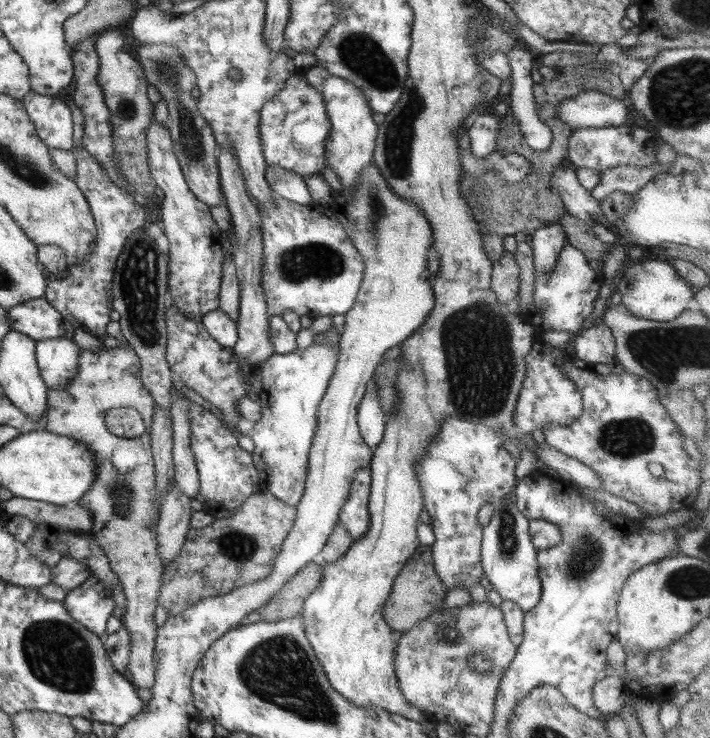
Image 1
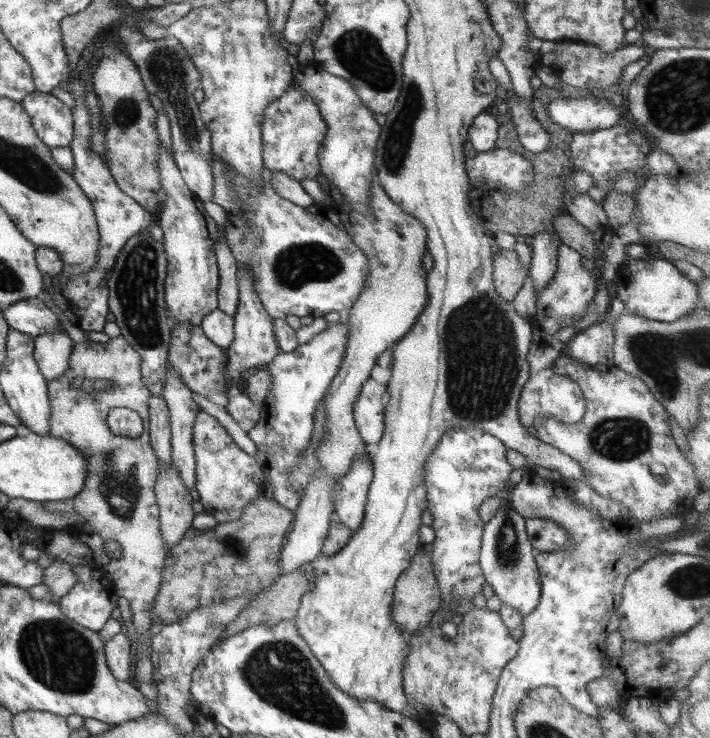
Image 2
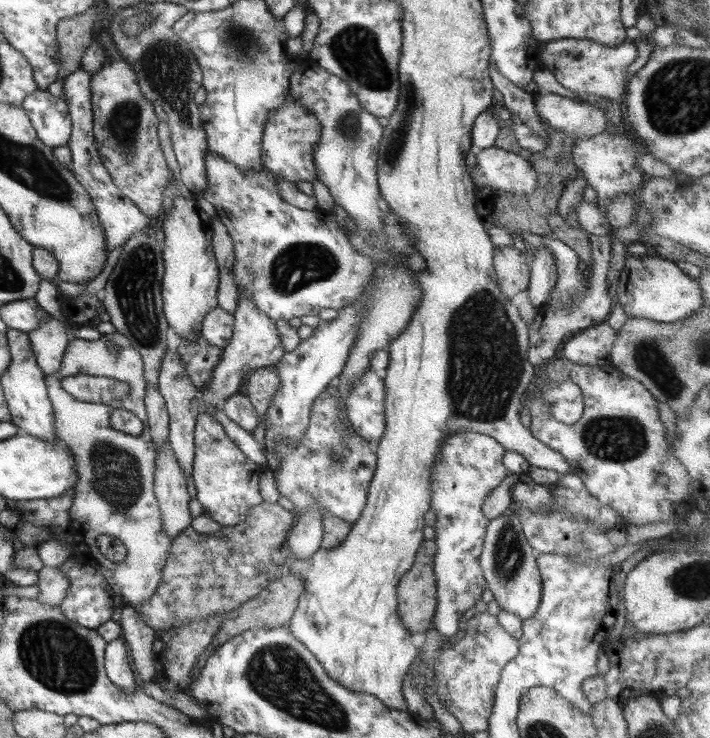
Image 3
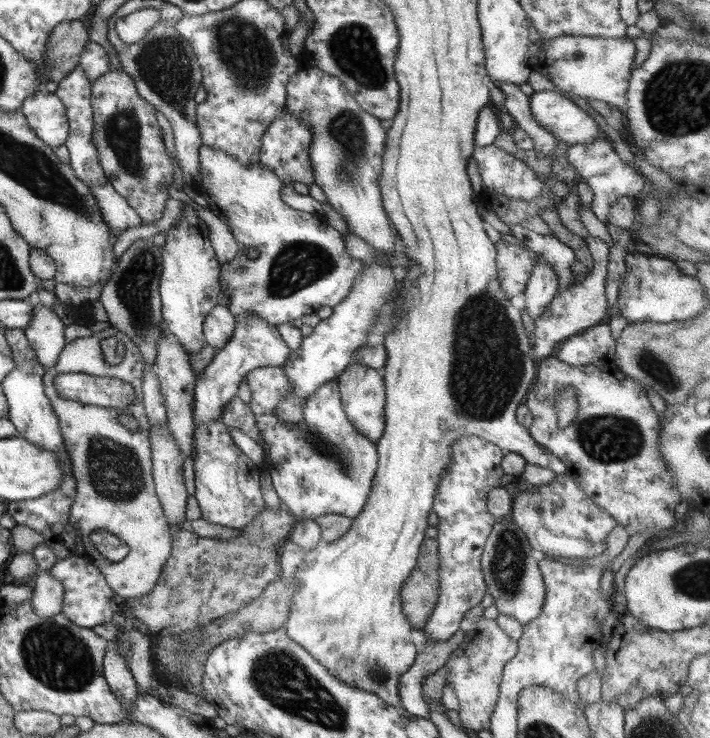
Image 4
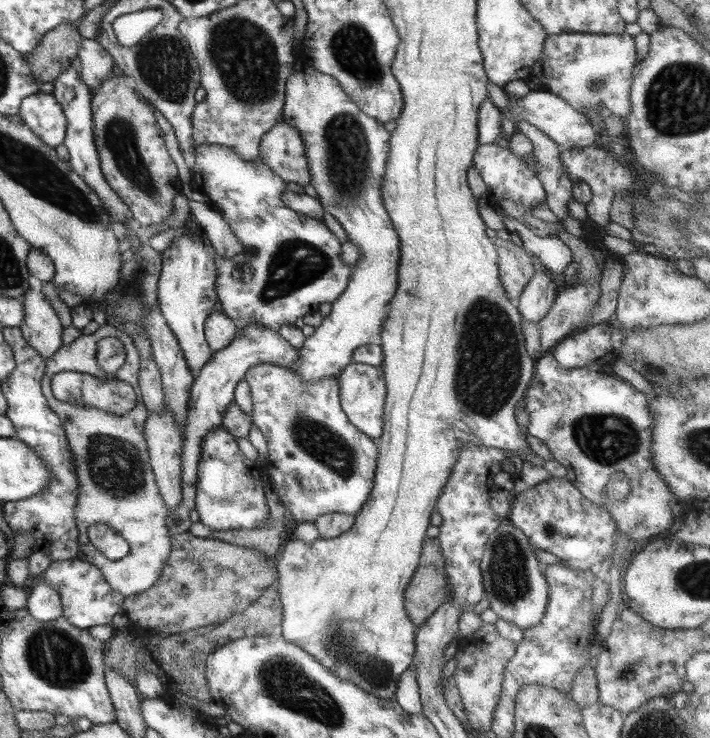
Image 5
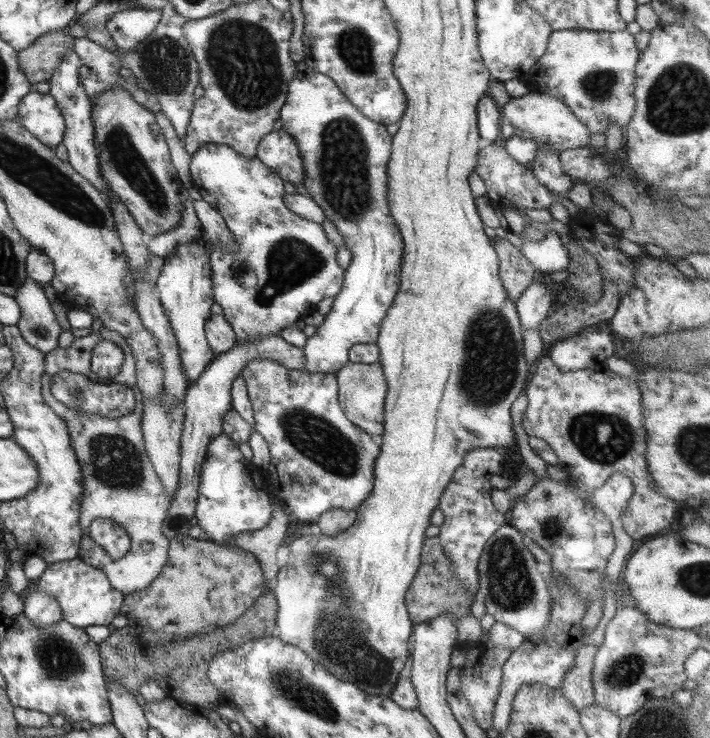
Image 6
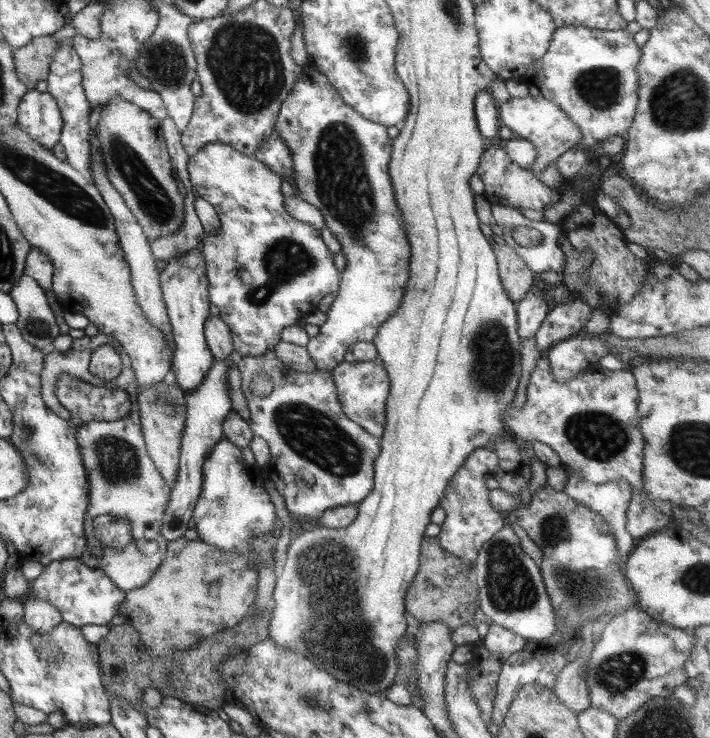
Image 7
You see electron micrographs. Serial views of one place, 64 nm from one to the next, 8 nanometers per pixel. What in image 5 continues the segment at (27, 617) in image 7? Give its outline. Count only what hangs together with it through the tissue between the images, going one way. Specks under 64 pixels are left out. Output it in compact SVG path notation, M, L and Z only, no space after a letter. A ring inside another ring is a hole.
M40 578L36 586L28 589L27 610L35 620L48 622L63 617L61 598L57 590L45 578Z

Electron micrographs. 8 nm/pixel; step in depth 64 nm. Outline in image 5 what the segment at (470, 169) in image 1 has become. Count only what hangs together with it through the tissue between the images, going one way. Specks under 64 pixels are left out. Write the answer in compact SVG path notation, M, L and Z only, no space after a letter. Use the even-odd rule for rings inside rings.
M496 143L480 145L474 153L473 164L486 183L488 193L491 192L497 198L514 200L526 208L544 205L546 190L538 179L535 168L518 158L510 148L501 148Z

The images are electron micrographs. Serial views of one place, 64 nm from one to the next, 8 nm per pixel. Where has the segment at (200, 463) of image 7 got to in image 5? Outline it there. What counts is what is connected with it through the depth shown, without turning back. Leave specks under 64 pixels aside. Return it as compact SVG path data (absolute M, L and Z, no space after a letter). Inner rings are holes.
M248 325L242 329L240 336L222 351L212 352L212 358L208 364L196 373L196 377L190 390L188 400L188 424L184 428L184 437L181 454L181 479L182 479L182 504L169 512L164 523L168 527L168 534L178 534L190 530L190 512L196 504L196 491L198 484L198 461L202 457L202 441L204 435L222 424L226 407L234 399L234 388L242 380L246 370L250 366L258 366L262 362L268 362L276 366L292 368L298 358L298 352L288 345L288 342L280 336L277 330L268 329L260 325Z

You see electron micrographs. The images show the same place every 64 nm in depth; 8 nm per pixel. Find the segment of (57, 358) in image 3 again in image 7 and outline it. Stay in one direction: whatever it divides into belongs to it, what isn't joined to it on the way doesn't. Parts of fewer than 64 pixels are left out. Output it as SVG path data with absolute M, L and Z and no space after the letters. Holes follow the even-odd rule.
M22 275L8 294L16 303L19 316L15 325L26 342L44 351L51 349L61 333L44 289L34 278Z

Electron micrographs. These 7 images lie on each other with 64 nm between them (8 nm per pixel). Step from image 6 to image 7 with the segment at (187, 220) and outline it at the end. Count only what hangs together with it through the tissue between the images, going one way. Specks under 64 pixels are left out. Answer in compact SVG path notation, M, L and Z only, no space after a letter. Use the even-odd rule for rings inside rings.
M194 193L184 198L184 223L178 231L150 241L151 253L156 260L168 262L201 246L206 234L194 209L194 200Z

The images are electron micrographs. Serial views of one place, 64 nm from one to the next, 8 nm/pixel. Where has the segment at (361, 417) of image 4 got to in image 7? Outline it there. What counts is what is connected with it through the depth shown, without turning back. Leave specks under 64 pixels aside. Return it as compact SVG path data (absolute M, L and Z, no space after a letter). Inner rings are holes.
M376 357L366 362L344 360L331 370L331 375L344 414L366 432L380 438L386 426L386 399L390 392L390 376L382 359Z

